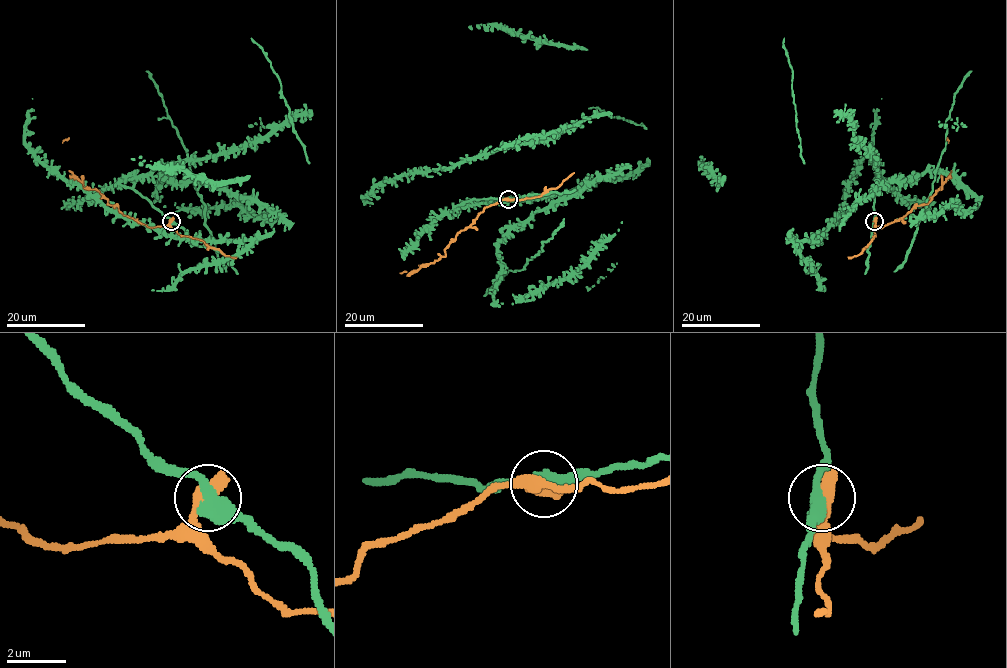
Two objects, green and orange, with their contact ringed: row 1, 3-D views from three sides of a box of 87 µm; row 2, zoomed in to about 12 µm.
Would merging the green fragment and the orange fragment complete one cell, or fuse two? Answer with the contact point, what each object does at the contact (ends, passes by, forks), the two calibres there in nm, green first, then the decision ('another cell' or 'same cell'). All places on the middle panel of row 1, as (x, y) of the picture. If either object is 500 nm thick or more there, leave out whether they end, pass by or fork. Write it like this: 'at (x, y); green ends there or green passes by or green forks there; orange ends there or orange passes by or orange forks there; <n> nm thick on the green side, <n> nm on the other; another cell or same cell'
at (508, 199); 460 nm thick on the green side, 600 nm on the other; another cell

